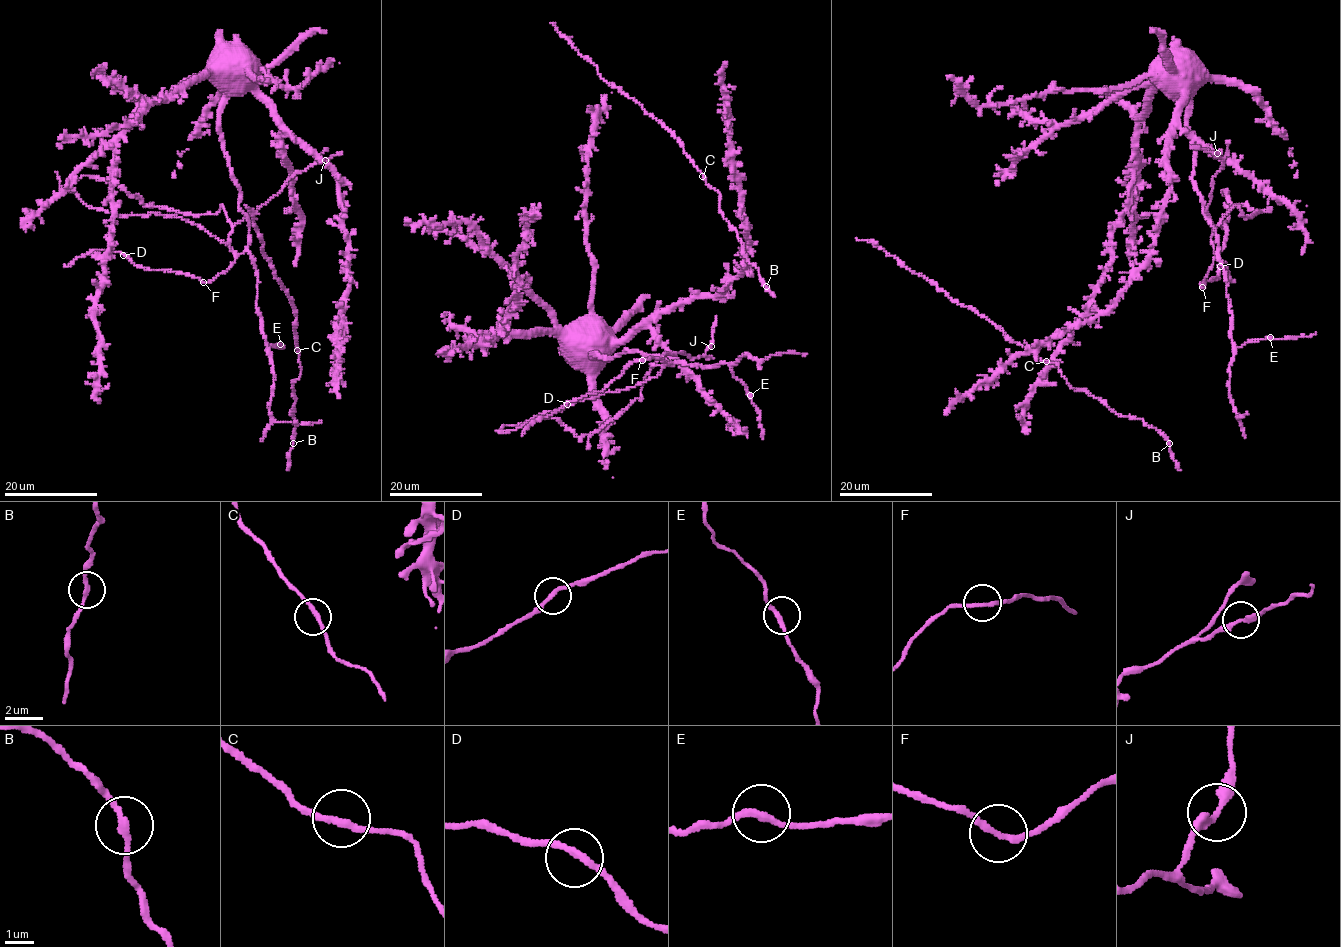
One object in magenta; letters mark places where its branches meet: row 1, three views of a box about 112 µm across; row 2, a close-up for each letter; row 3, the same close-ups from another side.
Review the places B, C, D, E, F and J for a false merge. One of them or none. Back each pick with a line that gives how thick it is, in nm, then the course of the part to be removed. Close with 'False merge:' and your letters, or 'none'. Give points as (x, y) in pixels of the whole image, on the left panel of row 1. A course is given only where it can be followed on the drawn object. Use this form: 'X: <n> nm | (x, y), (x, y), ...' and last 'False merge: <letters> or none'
False merge: none

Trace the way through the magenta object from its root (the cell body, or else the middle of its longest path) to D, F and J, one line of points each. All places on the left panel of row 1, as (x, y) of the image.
D: (228, 52), (220, 64), (219, 129), (249, 222), (249, 246), (208, 282), (139, 267), (123, 254)
F: (228, 52), (220, 64), (219, 129), (249, 243), (224, 272), (203, 282)
J: (228, 52), (220, 64), (224, 96), (219, 129), (240, 193), (239, 208), (250, 215), (290, 178), (324, 159)

